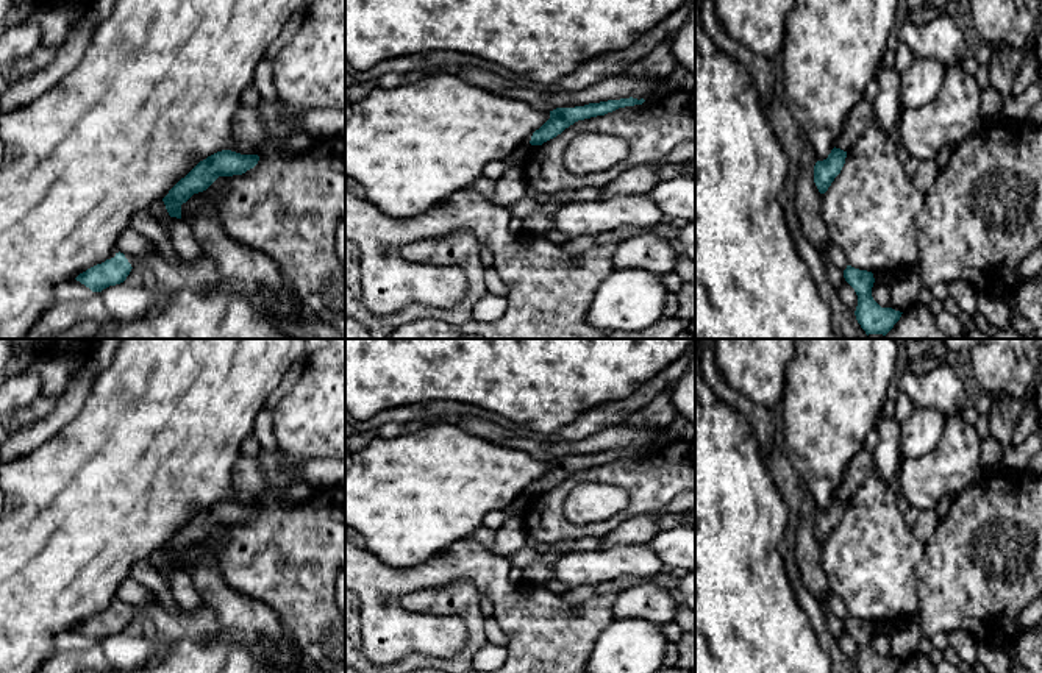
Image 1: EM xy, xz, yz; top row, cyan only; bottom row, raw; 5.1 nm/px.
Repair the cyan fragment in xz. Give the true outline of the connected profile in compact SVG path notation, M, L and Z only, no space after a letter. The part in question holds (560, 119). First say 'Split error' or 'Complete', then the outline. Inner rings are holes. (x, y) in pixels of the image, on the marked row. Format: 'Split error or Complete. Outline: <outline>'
Complete. Outline: M630 97L630 98L608 100L600 103L589 103L575 108L556 108L550 111L550 119L539 130L533 133L530 144L542 145L544 142L561 134L566 128L569 128L578 120L605 116L619 108L642 105L644 101L645 101L644 98L637 100Z

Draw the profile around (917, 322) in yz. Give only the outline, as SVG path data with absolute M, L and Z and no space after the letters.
M926 304L909 306L886 334L886 339L951 339L936 325L936 317Z

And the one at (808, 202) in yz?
M806 141L798 162L795 209L805 239L817 250L822 250L831 244L831 237L822 219L822 194L814 183L815 162L814 148Z

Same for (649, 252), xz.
M645 233L616 244L616 269L644 269L658 275L675 272L678 247L658 234Z

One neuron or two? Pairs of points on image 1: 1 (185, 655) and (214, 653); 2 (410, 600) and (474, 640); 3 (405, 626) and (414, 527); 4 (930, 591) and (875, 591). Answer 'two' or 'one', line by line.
1: one
2: one
3: two
4: two

